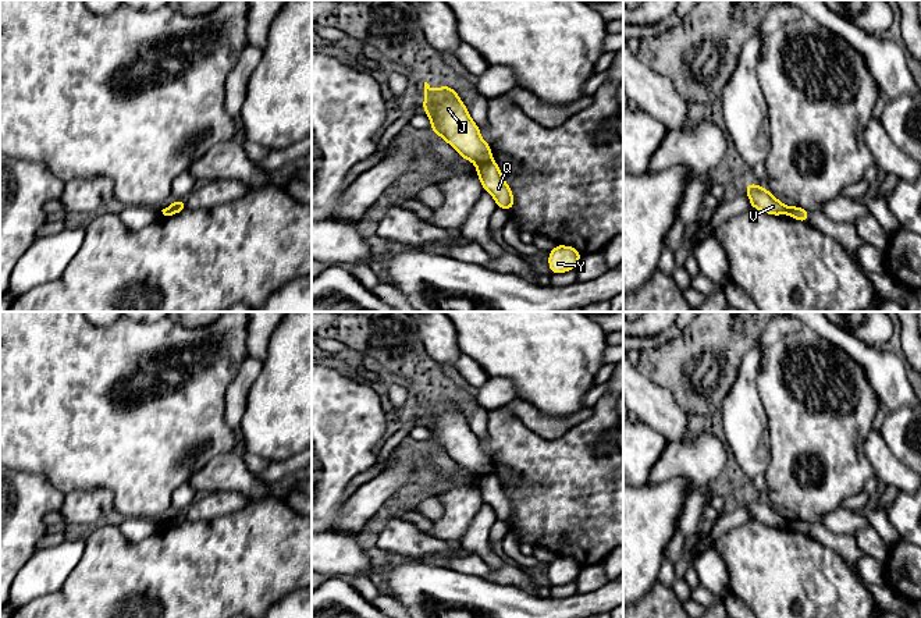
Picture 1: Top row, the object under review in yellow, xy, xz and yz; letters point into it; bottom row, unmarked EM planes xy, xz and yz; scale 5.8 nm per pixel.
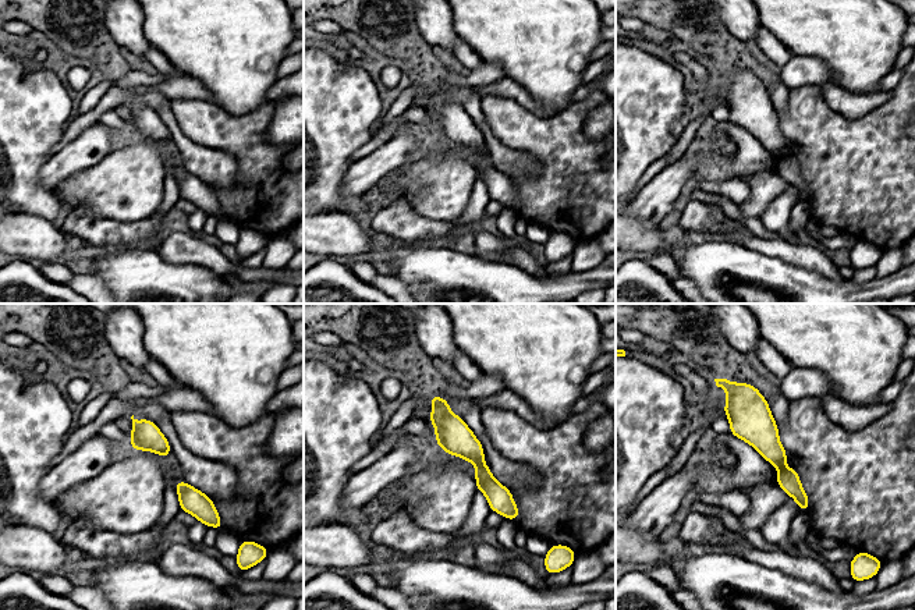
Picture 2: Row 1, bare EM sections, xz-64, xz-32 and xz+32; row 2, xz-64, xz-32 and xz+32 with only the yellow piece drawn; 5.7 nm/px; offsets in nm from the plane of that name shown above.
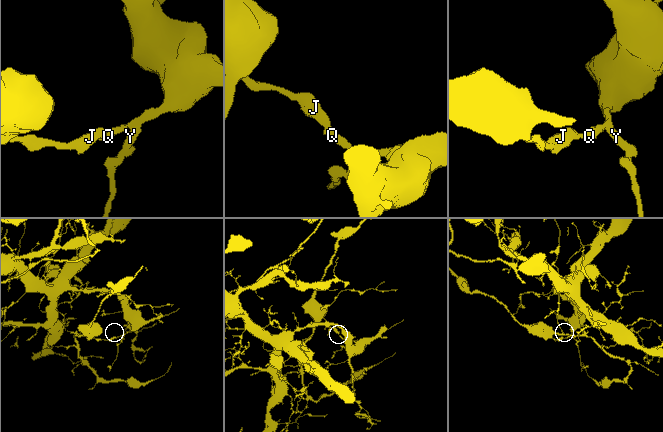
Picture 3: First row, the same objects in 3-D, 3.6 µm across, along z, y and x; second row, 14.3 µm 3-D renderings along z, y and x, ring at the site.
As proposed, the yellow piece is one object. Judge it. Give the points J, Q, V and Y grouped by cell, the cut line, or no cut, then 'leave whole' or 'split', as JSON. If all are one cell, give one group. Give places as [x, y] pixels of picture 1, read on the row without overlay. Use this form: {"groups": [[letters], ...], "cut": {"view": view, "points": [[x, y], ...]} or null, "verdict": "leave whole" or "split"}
{"groups": [["J", "V"], ["Q", "Y"]], "cut": {"view": "xz", "points": [[487, 471], [476, 475]]}, "verdict": "split"}

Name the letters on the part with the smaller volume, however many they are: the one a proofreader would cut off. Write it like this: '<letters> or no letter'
J, V

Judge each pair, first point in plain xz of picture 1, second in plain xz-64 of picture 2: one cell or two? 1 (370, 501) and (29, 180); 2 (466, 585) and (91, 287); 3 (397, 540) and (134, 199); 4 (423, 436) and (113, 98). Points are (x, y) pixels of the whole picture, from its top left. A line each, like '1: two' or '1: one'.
1: two
2: two
3: two
4: two

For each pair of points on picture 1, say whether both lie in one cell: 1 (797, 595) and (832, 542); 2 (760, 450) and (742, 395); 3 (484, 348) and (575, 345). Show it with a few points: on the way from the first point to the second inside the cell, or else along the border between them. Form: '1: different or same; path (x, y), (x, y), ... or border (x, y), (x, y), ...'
1: different; border (809, 535), (835, 550), (850, 565)
2: same; path (747, 436), (742, 409)
3: same; path (507, 348), (553, 350)

